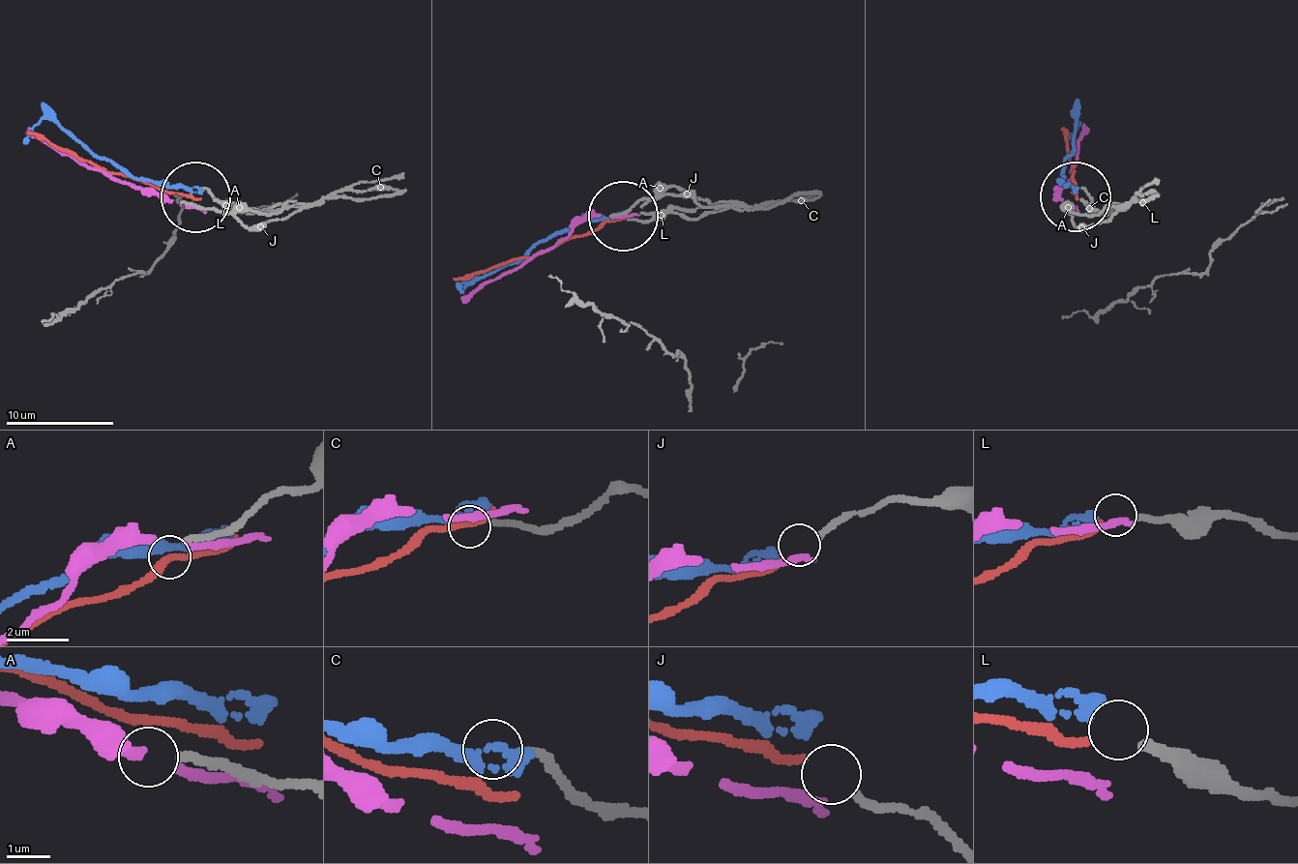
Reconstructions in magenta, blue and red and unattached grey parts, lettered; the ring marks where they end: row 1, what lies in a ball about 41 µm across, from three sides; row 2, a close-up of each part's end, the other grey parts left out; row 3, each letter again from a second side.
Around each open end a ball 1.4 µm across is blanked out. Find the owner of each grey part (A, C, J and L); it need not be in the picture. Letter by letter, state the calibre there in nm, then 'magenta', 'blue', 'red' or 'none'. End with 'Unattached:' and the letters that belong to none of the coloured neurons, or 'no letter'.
A: calibre 200 nm; none
C: calibre 190 nm; none
J: calibre 200 nm; red
L: calibre 200 nm; blue
Unattached: A, C

